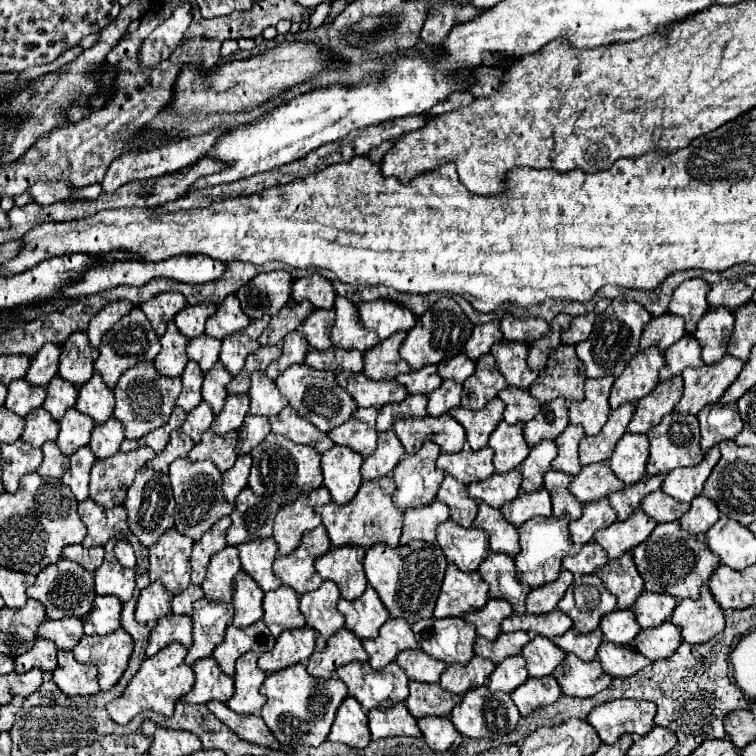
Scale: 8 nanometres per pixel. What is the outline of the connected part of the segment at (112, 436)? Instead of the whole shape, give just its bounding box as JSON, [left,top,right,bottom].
[88,417,124,459]

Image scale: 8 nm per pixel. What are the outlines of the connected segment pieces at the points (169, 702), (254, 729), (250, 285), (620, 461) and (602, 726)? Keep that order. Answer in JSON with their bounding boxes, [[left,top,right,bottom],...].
[[106,643,194,725],[208,701,286,749],[236,271,292,319],[610,433,648,483],[588,699,656,743]]

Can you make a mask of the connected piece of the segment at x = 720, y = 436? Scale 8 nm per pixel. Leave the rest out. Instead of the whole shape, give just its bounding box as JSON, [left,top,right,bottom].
[698,405,742,451]

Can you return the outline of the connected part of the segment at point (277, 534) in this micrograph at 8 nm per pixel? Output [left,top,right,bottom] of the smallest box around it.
[274,495,320,555]

